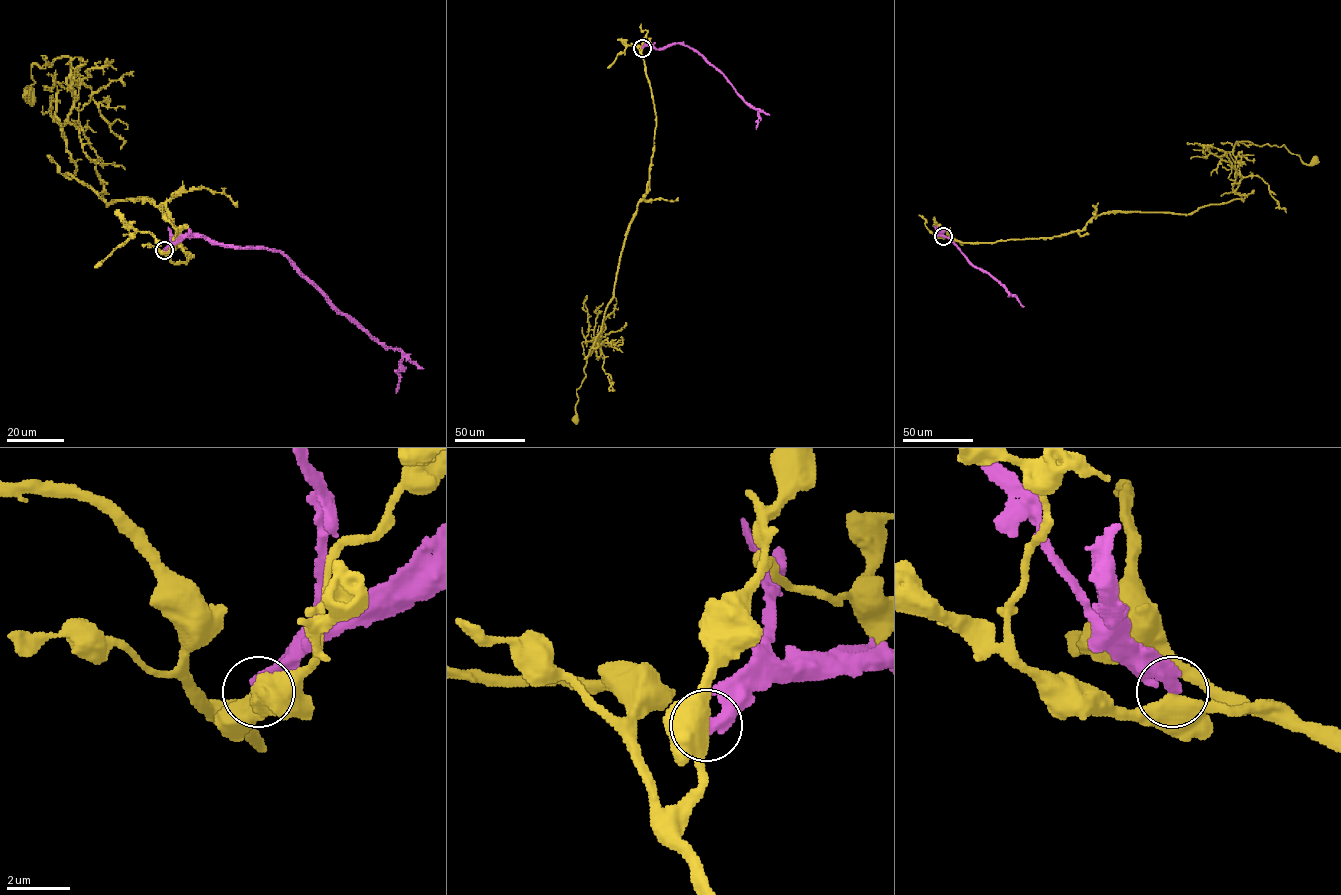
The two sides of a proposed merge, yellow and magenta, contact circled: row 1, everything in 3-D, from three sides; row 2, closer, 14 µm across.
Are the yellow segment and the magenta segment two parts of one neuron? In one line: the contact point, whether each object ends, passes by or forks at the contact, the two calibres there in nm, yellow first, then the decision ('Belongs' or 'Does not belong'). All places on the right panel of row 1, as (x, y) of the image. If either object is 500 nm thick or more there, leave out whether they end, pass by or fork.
Place: (943, 236). Thickness 700 nm (yellow) against 420 nm. Does not belong

